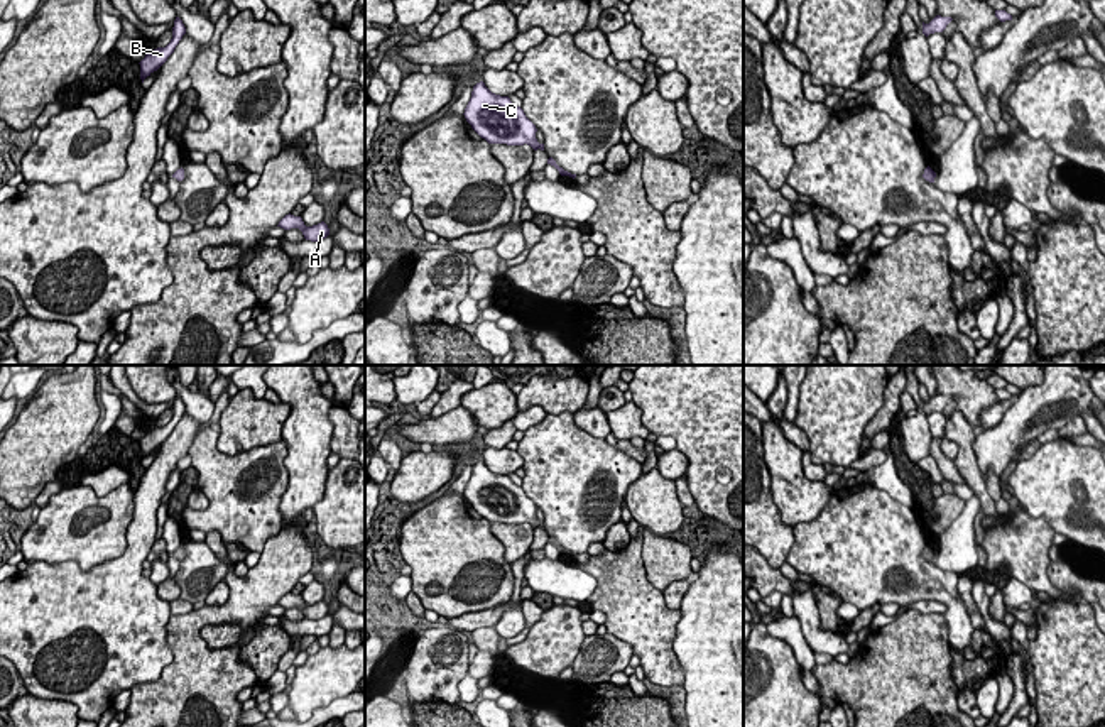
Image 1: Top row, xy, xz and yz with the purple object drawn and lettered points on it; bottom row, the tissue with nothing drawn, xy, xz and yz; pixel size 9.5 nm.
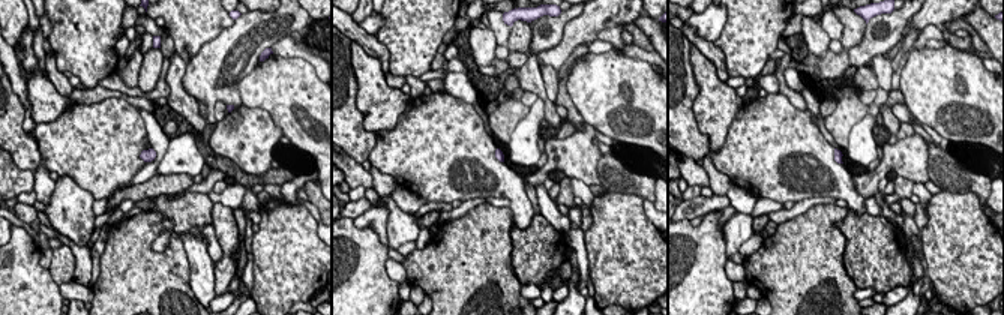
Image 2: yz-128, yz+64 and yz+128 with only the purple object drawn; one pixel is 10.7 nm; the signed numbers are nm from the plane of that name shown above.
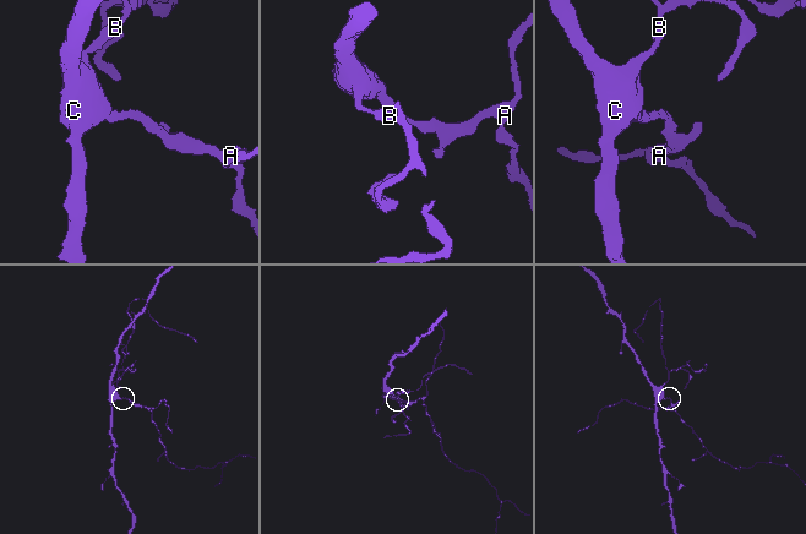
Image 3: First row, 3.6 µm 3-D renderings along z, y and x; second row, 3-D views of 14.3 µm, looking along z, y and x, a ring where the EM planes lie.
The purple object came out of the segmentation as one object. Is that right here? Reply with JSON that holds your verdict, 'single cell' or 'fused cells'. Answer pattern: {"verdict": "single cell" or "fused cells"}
{"verdict": "single cell"}

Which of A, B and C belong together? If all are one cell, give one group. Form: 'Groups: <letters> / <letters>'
Groups: A B C

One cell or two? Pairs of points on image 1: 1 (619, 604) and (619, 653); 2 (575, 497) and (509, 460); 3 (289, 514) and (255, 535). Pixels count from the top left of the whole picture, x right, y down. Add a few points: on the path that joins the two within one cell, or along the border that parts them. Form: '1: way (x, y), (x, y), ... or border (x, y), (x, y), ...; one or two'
1: border (607, 631), (624, 639), (634, 653); two
2: border (514, 450), (522, 459), (522, 467); two
3: border (289, 479), (279, 504), (283, 523); two

